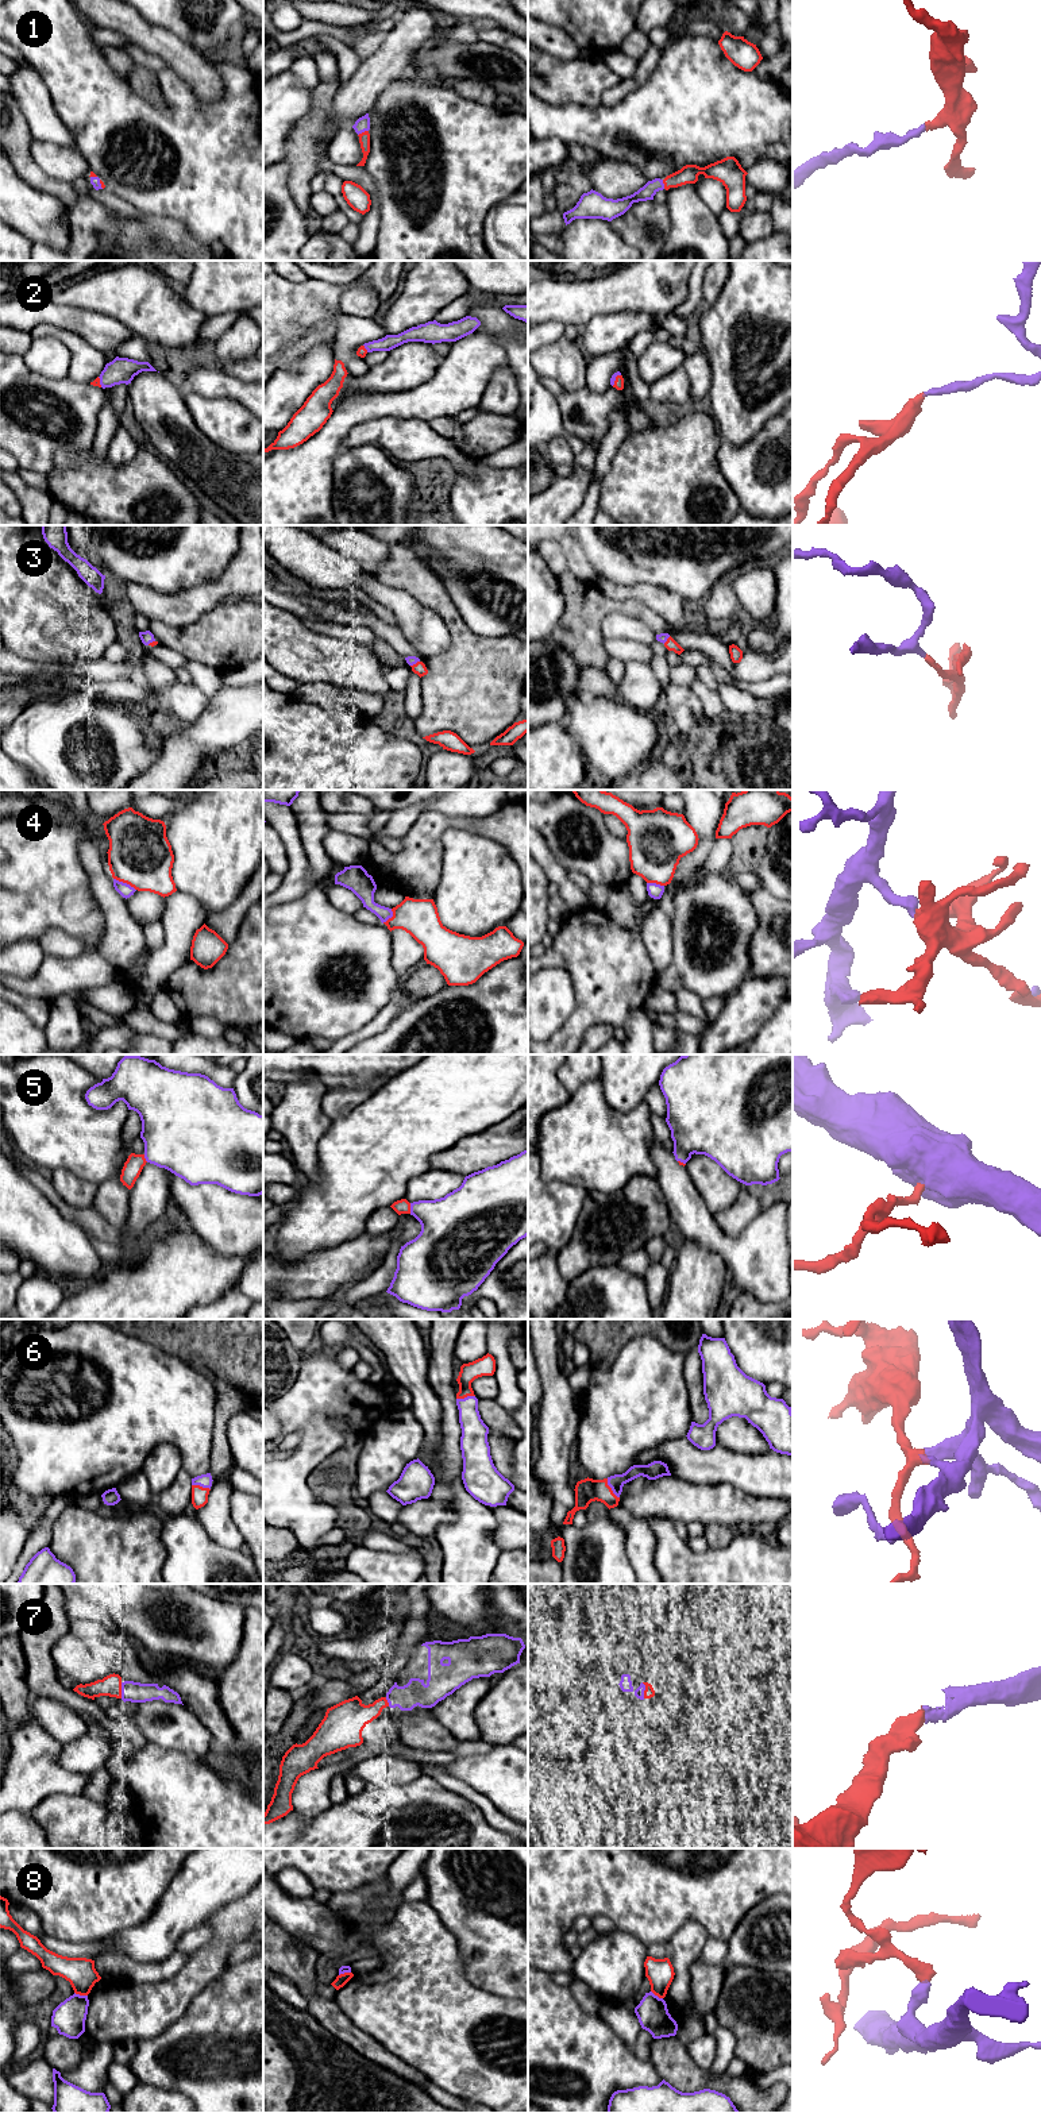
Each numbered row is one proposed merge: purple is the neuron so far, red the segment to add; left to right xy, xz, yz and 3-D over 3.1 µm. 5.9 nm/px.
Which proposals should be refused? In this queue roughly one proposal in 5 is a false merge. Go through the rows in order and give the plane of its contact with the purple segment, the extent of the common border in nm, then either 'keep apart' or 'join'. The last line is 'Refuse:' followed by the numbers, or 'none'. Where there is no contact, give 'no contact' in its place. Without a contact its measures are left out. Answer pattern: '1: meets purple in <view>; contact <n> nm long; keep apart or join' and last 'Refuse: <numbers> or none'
1: meets purple in xz; contact 70 nm long; join
2: meets purple in yz; contact 90 nm long; join
3: meets purple in xz; contact 70 nm long; keep apart
4: meets purple in xy; contact 150 nm long; keep apart
5: meets purple in xz; contact 60 nm long; join
6: meets purple in yz; contact 140 nm long; join
7: meets purple in xy; contact 100 nm long; join
8: meets purple in xy; contact 80 nm long; keep apart
Refuse: 3, 4, 8

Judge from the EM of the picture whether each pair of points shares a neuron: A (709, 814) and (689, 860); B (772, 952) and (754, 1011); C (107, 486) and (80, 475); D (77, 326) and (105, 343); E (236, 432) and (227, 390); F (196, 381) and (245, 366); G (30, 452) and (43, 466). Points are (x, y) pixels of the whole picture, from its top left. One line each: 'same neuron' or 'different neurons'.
A: same neuron
B: different neurons
C: same neuron
D: same neuron
E: different neurons
F: different neurons
G: same neuron

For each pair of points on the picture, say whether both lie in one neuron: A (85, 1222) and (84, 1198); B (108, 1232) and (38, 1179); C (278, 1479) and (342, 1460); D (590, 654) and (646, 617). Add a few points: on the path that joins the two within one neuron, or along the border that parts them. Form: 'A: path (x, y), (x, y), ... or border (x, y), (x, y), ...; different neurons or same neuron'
A: border (57, 1192), (74, 1207), (91, 1207); different neurons
B: path (91, 1222), (70, 1214), (53, 1196); same neuron
C: border (340, 1448), (308, 1477), (308, 1487), (317, 1499); different neurons
D: path (590, 632), (590, 623), (606, 606), (624, 606); same neuron

